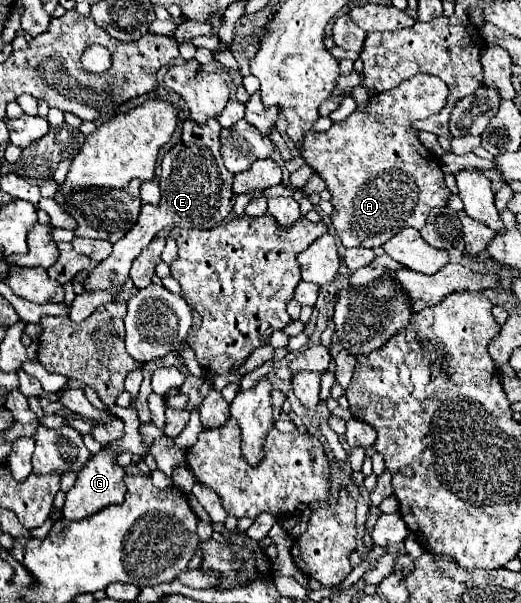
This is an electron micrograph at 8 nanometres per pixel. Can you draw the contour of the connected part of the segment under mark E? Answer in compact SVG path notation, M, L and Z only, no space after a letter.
M216 118L208 120L206 126L198 126L194 120L186 120L182 124L180 142L164 156L162 174L160 174L160 204L142 204L138 222L134 228L114 244L114 252L100 262L84 280L86 290L110 290L118 292L122 284L128 280L130 266L134 258L146 248L158 232L170 230L174 226L182 228L210 228L220 224L234 206L232 180L234 174L224 168L222 152L220 152L220 122Z

